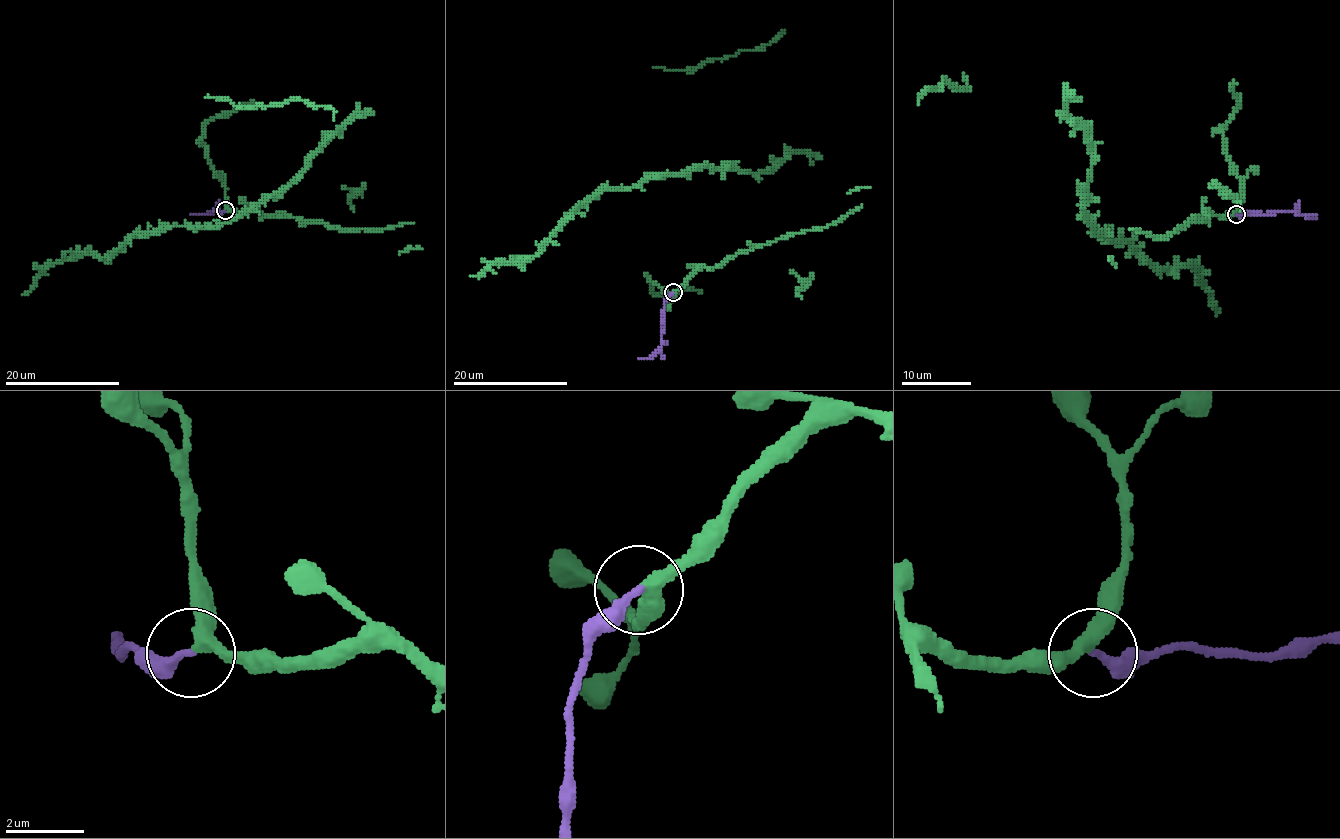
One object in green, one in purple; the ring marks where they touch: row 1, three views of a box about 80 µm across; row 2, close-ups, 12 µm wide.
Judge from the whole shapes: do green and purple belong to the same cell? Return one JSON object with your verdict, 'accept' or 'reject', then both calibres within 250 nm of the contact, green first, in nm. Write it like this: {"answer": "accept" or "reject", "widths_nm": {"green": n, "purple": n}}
{"answer": "accept", "widths_nm": {"green": 340, "purple": 240}}

